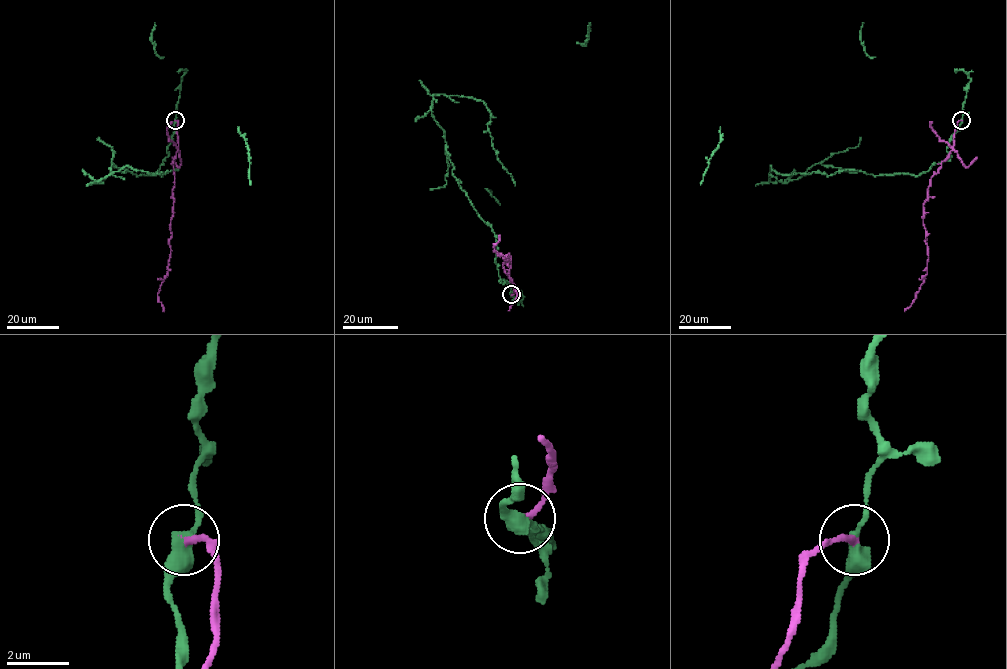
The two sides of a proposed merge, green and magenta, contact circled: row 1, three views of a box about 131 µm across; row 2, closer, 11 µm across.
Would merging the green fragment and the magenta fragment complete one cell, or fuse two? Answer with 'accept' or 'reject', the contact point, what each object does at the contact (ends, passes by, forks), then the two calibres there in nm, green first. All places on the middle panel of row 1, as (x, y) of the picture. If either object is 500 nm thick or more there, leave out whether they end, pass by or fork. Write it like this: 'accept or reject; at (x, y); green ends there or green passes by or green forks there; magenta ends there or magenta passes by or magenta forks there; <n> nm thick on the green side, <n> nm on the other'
reject; at (511, 294); green passes by; magenta ends there; 400 nm thick on the green side, 240 nm on the other

